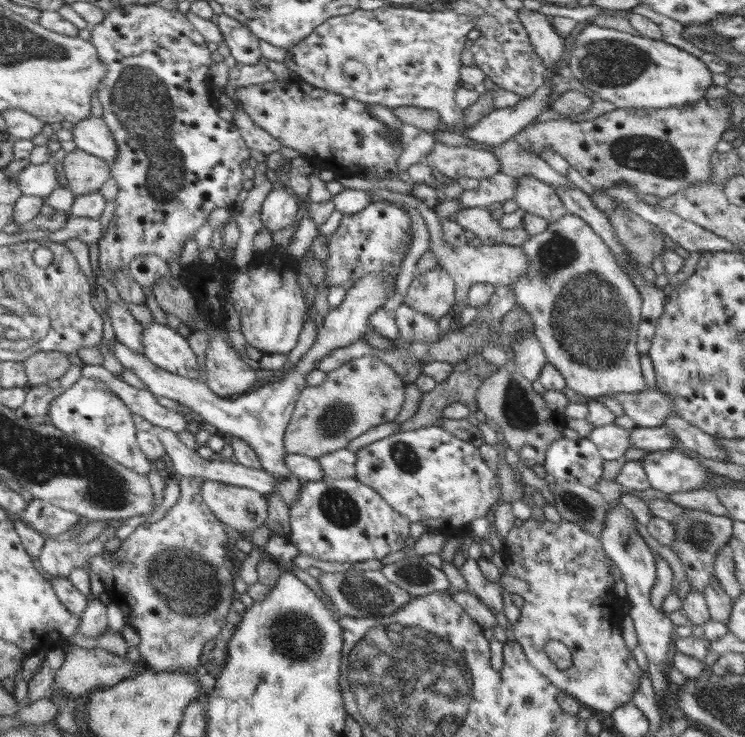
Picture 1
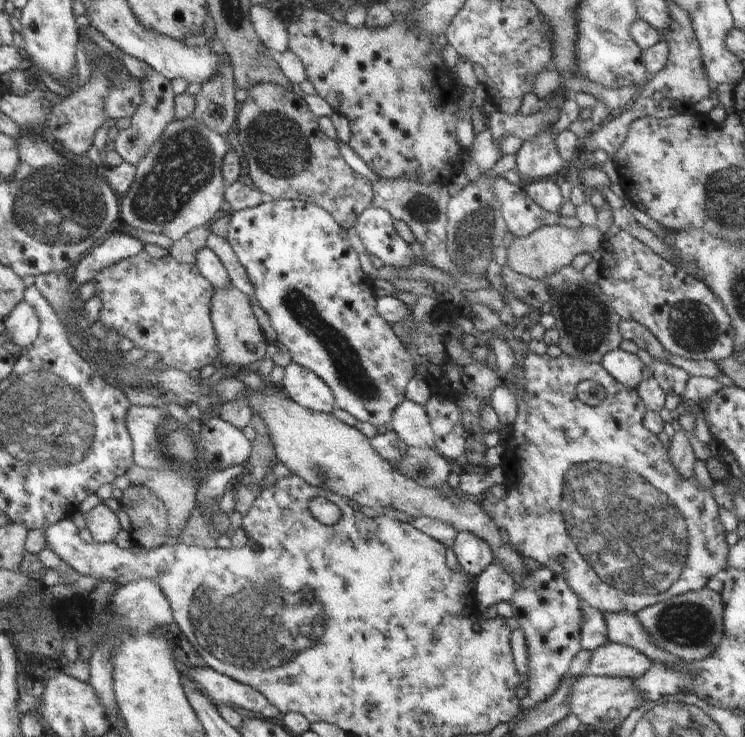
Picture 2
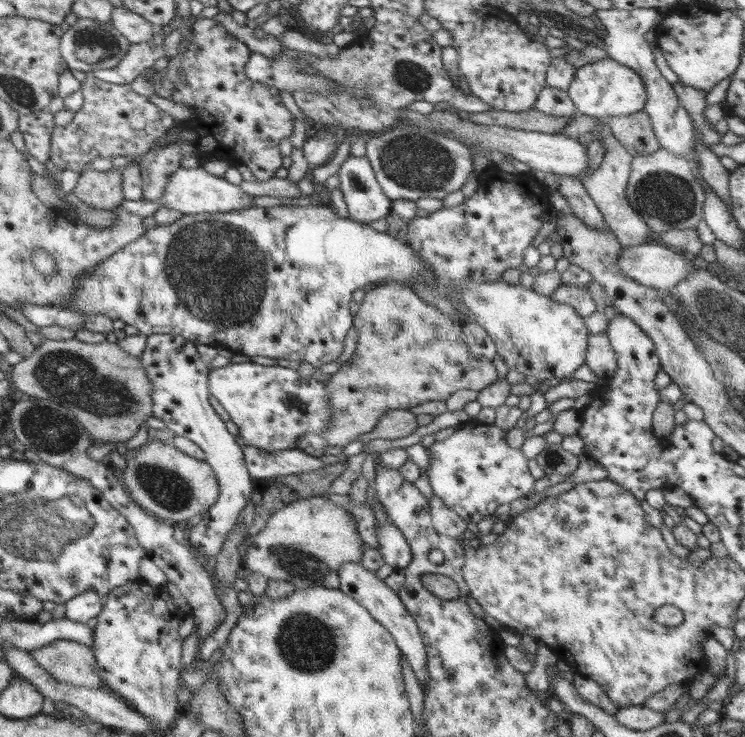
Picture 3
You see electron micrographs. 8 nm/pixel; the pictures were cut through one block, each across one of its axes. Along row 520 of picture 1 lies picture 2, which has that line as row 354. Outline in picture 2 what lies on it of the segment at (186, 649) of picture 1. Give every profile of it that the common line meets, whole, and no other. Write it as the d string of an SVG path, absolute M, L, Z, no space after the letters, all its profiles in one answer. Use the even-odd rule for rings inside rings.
M144 250L140 254L119 260L103 268L92 281L94 296L100 298L102 308L99 320L106 330L114 330L131 340L136 347L156 352L166 367L180 369L185 373L200 370L208 364L218 364L221 356L218 339L211 319L211 298L215 288L194 264L186 264L165 255L159 259L150 257Z

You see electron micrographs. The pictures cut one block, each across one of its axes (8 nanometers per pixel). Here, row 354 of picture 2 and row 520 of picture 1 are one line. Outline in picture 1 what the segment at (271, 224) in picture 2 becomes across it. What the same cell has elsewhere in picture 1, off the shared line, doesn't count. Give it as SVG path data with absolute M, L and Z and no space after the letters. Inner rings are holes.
M325 478L325 480L317 482L308 482L302 484L302 489L299 490L299 495L297 501L290 506L290 528L291 533L288 535L288 541L300 554L310 556L316 560L322 560L324 562L349 562L355 563L365 560L381 560L390 553L395 553L403 550L404 543L408 536L408 530L410 528L410 520L400 513L396 512L376 491L368 487L366 484L361 484L355 479L330 479Z

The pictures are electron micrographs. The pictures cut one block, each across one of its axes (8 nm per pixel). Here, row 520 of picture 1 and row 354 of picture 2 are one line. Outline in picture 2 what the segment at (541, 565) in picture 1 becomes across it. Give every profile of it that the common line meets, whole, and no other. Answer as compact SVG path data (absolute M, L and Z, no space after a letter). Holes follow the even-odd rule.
M529 352L524 355L522 366L516 364L512 370L501 376L503 383L515 394L518 406L516 419L504 431L502 467L507 478L507 495L504 500L497 499L490 492L482 496L484 510L495 520L497 527L504 528L508 532L510 546L519 552L520 556L530 564L549 568L552 572L558 573L567 580L568 586L578 595L580 602L586 603L600 612L629 612L636 614L643 608L680 596L687 592L696 592L706 587L707 580L714 578L720 570L727 570L727 556L729 545L726 543L726 532L719 519L720 505L716 503L712 495L712 489L700 488L698 479L693 472L689 478L680 476L676 467L672 464L668 449L662 445L657 434L652 433L644 427L642 419L646 414L646 406L637 389L631 389L606 372L601 363L593 363L580 360L562 353L558 357L552 357L545 353L543 355ZM583 379L595 380L606 389L606 398L602 404L591 407L582 403L576 397L576 385Z

